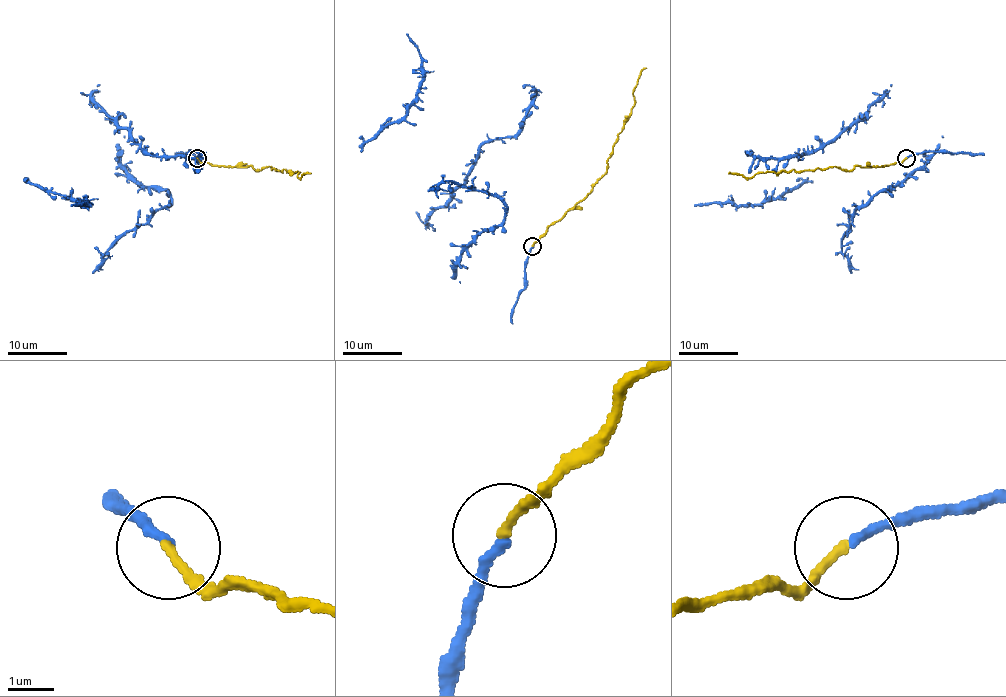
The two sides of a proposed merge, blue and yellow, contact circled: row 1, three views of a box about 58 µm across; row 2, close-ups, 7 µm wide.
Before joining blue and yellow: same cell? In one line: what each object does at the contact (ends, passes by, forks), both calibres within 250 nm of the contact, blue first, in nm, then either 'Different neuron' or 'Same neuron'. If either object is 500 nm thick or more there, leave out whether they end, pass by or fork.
At the ring blue ends. At the ring yellow ends. Thickness 220 nm (blue) against 200 nm. Same neuron

